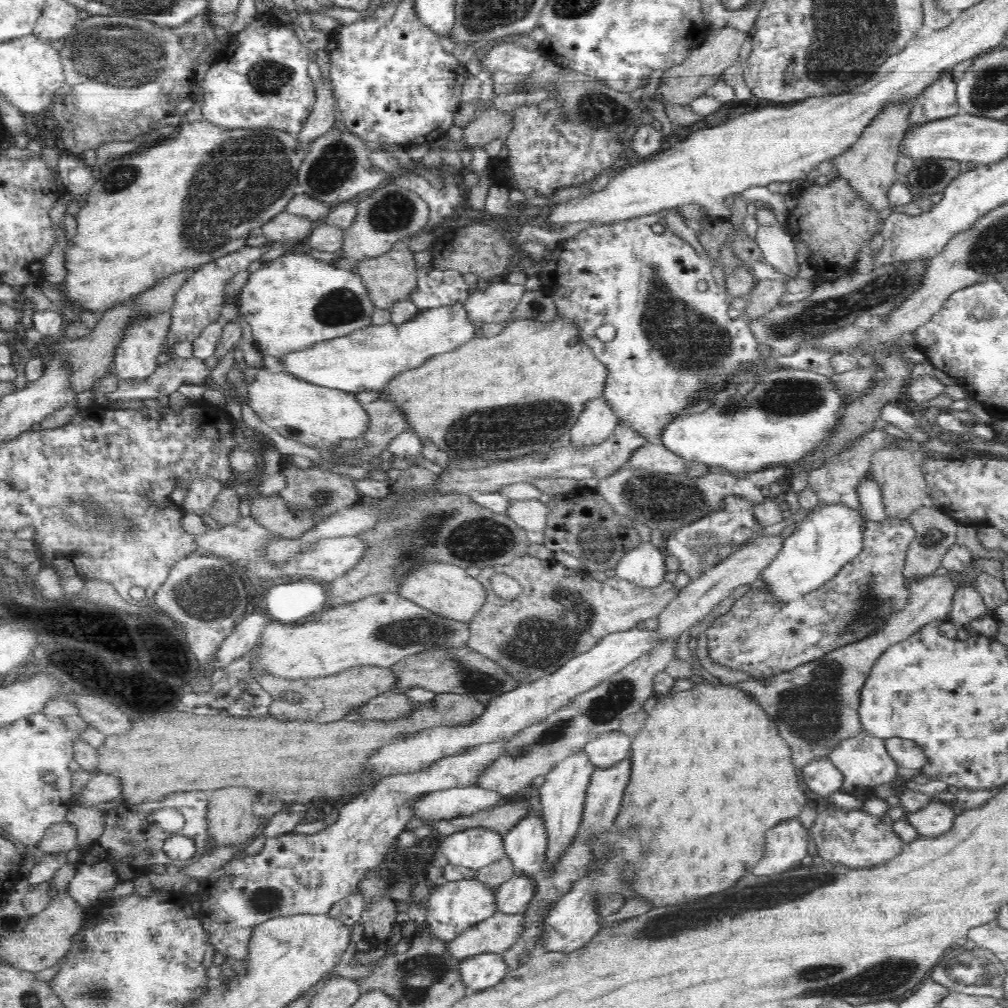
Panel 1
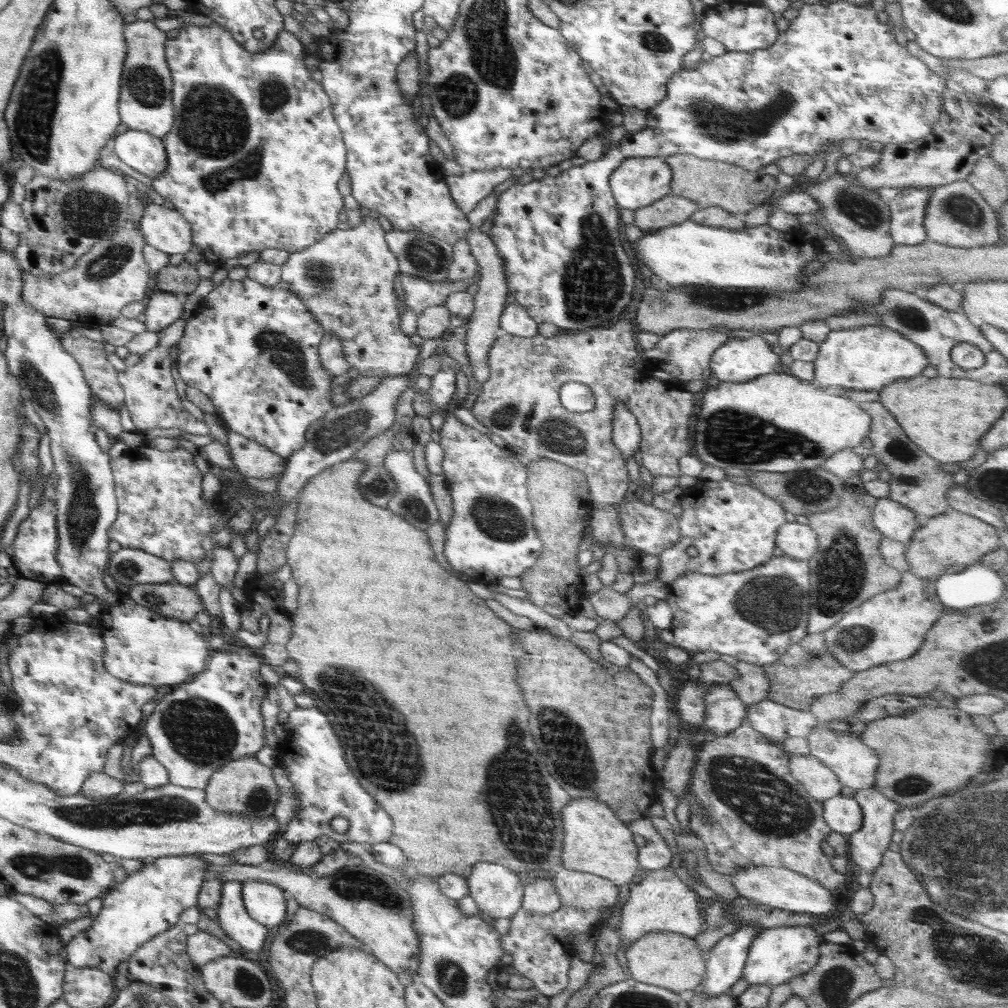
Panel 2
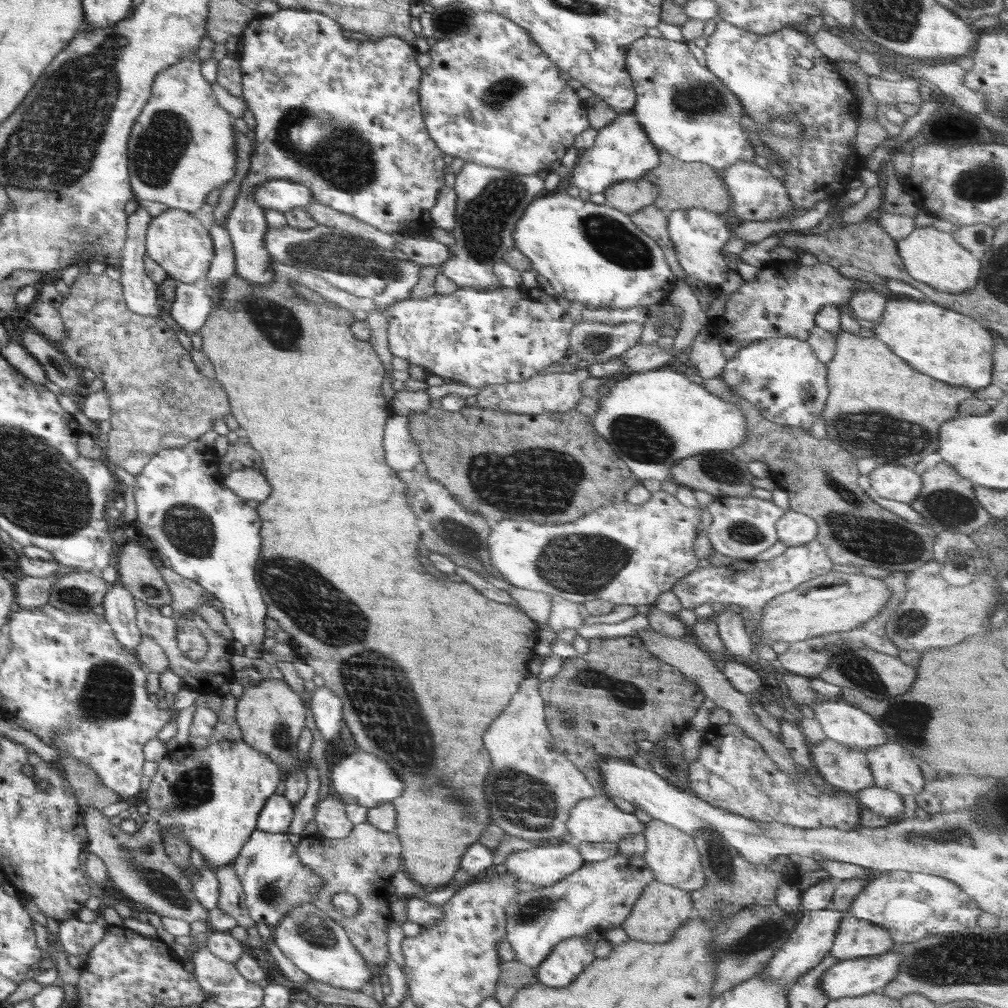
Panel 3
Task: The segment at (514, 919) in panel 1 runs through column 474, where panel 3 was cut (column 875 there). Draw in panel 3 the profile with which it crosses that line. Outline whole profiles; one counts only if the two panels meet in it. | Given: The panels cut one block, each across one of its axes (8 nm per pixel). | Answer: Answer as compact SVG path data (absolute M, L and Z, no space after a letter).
M846 916L842 919L829 954L838 960L881 955L894 948L890 934L867 920Z

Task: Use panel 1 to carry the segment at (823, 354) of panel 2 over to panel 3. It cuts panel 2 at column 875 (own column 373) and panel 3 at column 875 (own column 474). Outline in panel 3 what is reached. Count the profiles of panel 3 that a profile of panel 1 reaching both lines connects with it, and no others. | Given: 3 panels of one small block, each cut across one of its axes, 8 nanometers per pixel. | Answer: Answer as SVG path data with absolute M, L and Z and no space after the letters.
M906 296L888 298L881 318L872 330L874 338L881 340L896 355L905 360L912 368L922 374L928 374L936 380L954 387L963 387L976 391L991 384L993 369L993 350L996 335L974 317L950 310L933 302L914 300Z

